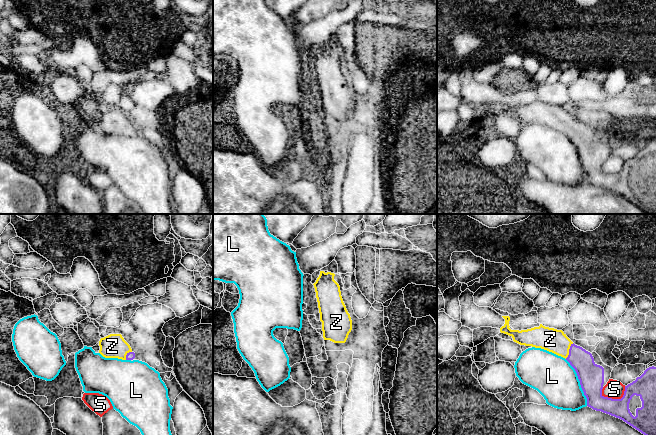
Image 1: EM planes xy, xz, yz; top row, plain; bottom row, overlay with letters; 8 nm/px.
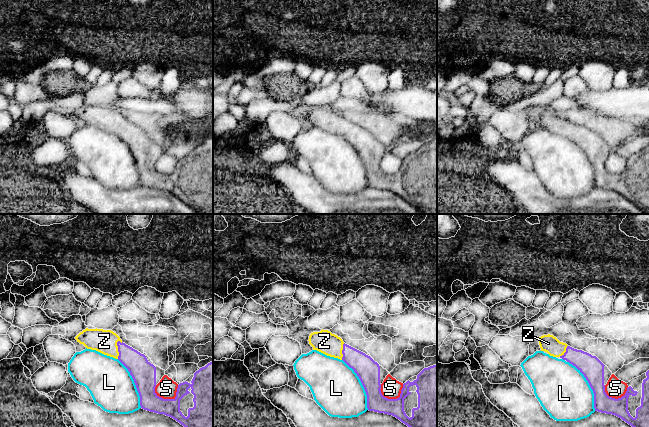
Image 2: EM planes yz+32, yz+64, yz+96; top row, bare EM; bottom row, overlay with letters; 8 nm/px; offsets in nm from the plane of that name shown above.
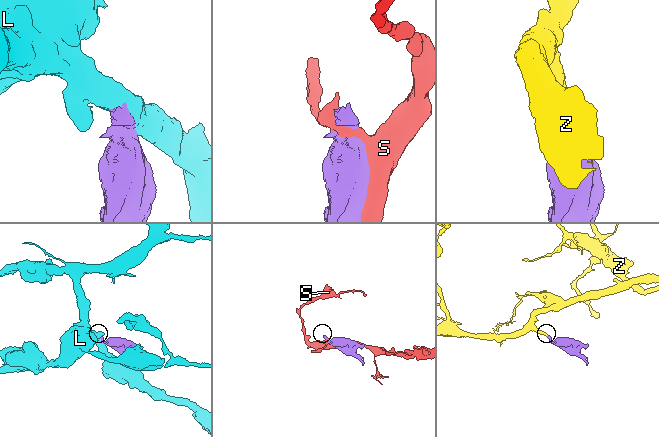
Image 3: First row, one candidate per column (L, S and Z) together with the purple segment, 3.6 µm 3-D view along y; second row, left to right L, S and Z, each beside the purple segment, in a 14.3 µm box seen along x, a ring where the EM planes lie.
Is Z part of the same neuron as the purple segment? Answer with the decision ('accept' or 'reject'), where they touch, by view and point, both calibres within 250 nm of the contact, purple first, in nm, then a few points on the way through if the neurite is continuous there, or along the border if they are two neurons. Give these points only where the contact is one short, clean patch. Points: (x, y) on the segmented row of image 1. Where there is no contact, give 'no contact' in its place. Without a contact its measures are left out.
accept; meets purple in yz at (569, 351); 190 nm thick on the purple side, 190 nm on the other; runs through yz (589, 374), (586, 368), (569, 351), (550, 339)

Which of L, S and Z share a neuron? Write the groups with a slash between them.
L / S / Z

